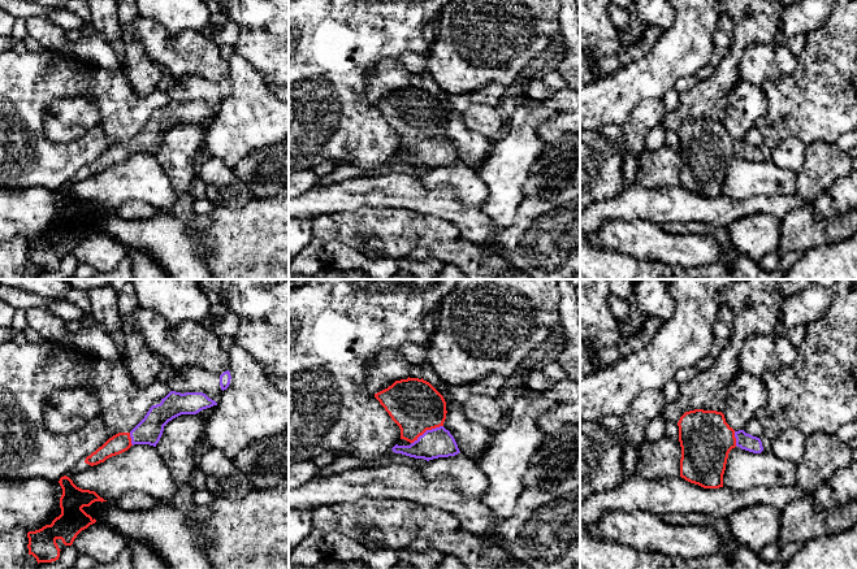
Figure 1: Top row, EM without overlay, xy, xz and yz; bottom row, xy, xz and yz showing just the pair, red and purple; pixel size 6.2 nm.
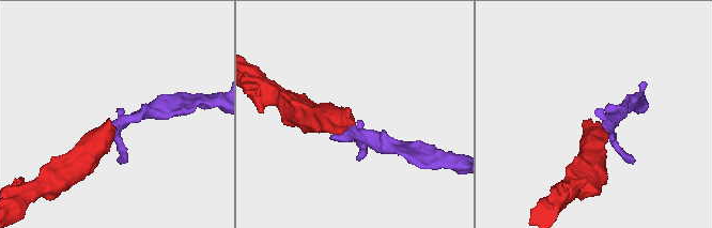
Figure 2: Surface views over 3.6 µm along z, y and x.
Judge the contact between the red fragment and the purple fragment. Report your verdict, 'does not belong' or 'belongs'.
belongs

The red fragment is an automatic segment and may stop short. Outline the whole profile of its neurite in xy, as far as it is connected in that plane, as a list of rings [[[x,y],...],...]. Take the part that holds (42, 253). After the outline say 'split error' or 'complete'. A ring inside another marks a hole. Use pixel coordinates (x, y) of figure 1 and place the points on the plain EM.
[[[66,184],[61,186],[59,192],[62,197],[61,223],[51,234],[27,242],[29,264],[33,264],[38,273],[59,269],[61,259],[56,249],[61,248],[65,255],[72,255],[82,239],[96,231],[82,218],[83,216],[90,216],[95,210],[107,210],[95,200],[77,196]]]; complete

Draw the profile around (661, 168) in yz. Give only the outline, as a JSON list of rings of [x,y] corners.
[[[663,145],[661,149],[642,151],[637,156],[636,183],[646,188],[680,186],[680,151]]]

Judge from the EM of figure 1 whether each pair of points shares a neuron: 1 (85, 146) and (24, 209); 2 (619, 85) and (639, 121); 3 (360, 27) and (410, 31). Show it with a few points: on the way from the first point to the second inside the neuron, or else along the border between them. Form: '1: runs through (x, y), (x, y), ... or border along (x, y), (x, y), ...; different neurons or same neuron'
1: border along (13, 189), (46, 187), (57, 191); different neurons
2: border along (661, 98), (643, 99), (620, 126); different neurons
3: runs through (372, 30), (381, 33), (398, 31); same neuron

